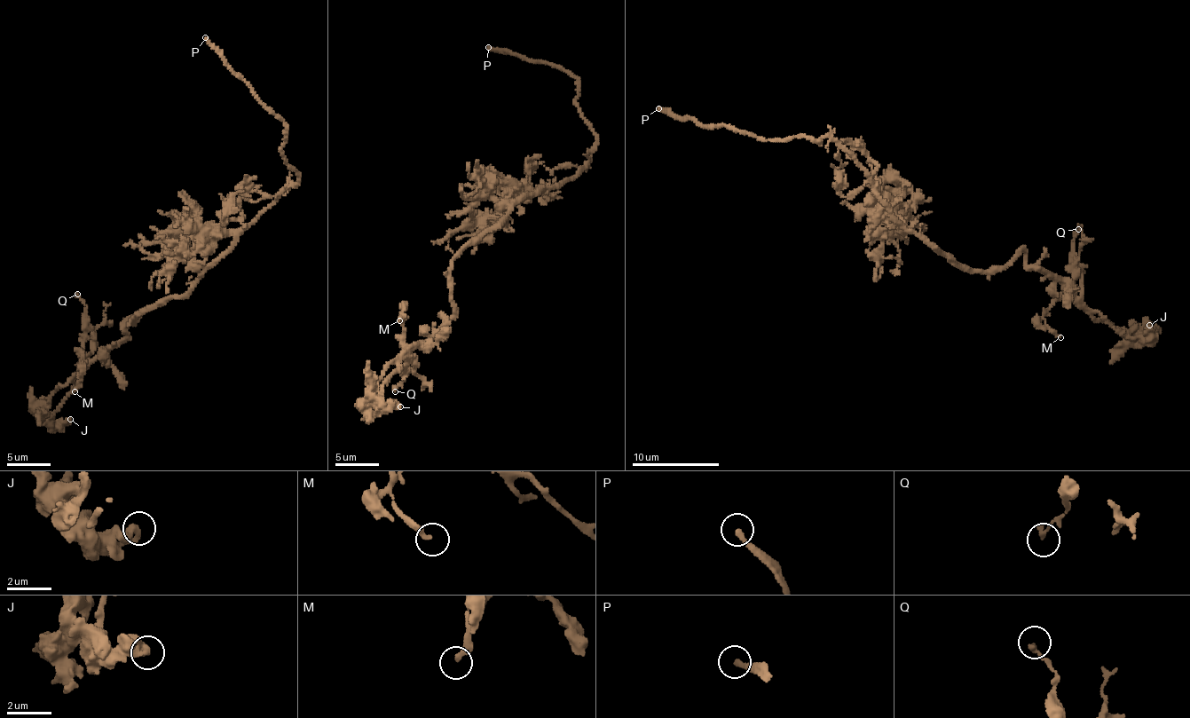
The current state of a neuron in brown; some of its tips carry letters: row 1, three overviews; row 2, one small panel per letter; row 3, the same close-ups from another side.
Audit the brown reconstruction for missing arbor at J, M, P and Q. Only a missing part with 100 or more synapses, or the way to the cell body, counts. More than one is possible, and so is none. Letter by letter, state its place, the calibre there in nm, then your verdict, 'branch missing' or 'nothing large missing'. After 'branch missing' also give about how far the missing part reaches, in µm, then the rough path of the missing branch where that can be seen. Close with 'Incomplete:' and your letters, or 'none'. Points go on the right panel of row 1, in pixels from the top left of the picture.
J: place (1149, 325); calibre 400 nm; nothing large missing
M: place (1060, 337); calibre 240 nm; nothing large missing
P: place (658, 108); calibre 240 nm; branch missing; missing 45 µm
Q: place (1078, 229); calibre 200 nm; nothing large missing
Incomplete: P

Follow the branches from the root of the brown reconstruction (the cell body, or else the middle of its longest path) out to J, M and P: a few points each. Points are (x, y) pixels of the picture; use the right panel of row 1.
J: (899, 223), (973, 269), (1001, 271), (1022, 251), (1028, 265), (1062, 280), (1124, 335), (1148, 336), (1149, 325)
M: (899, 223), (973, 269), (1001, 271), (1025, 252), (1028, 265), (1070, 292), (1043, 317), (1060, 337)
P: (899, 223), (848, 153), (828, 137), (764, 140), (725, 125), (708, 128), (658, 108)

